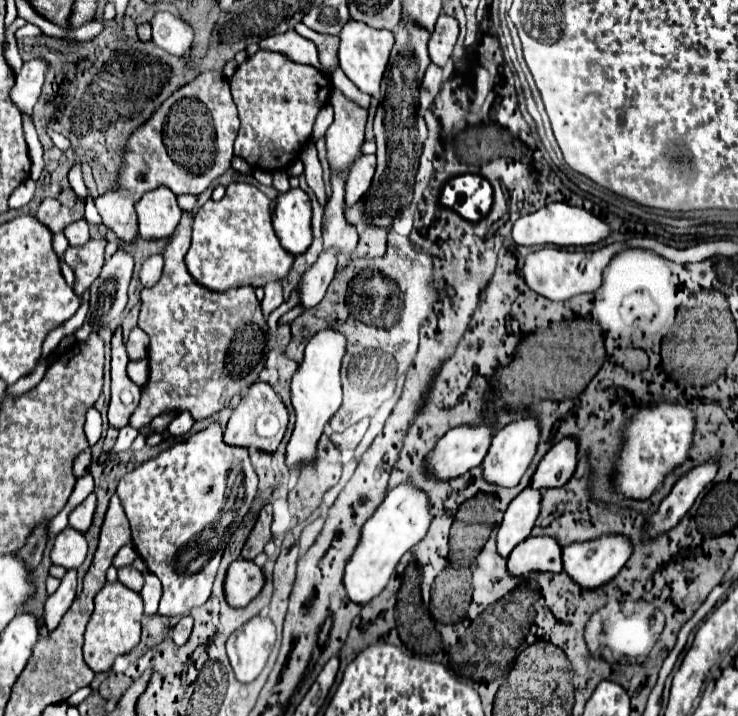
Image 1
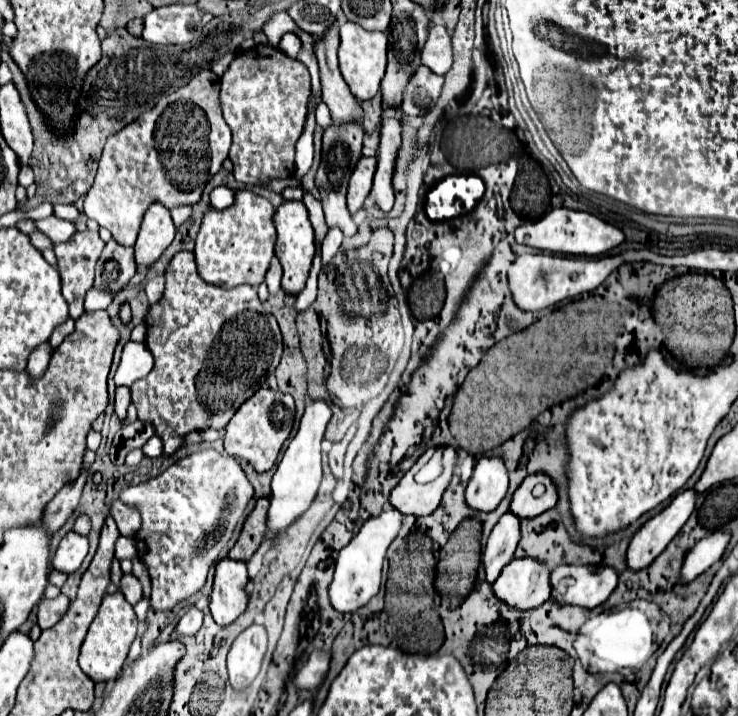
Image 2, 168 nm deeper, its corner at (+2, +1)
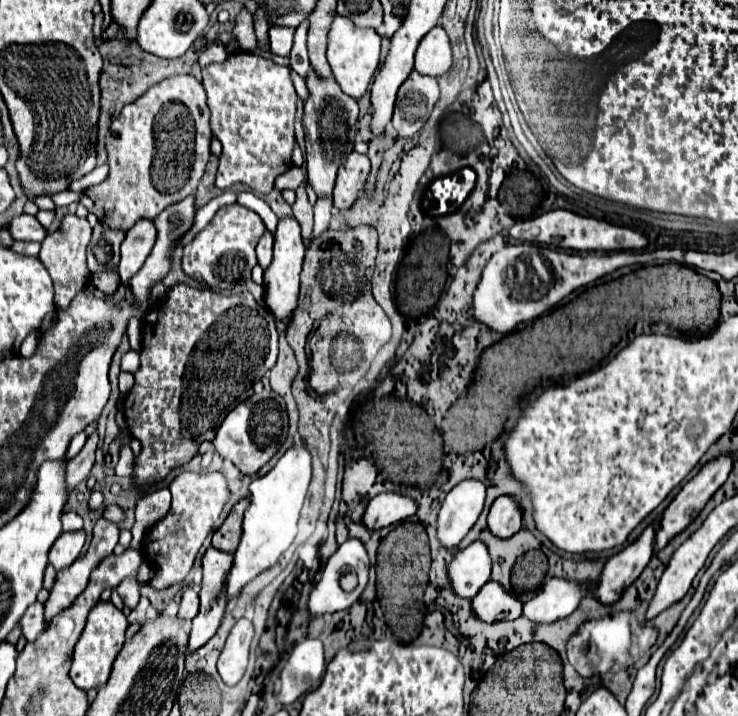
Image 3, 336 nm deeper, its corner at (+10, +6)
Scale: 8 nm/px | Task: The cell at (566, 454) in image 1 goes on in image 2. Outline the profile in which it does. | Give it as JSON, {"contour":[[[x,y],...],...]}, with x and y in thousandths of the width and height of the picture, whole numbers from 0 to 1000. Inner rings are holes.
{"contour":[[[714,663],[706,680],[698,686],[690,714],[711,722],[733,719],[755,703],[755,680],[744,663]]]}

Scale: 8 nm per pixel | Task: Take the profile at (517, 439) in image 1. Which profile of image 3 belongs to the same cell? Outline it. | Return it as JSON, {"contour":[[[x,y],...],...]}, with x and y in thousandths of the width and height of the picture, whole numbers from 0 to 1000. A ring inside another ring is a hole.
{"contour":[[[649,670],[622,673],[600,698],[592,718],[592,754],[600,765],[619,765],[646,729],[657,701],[657,676]]]}

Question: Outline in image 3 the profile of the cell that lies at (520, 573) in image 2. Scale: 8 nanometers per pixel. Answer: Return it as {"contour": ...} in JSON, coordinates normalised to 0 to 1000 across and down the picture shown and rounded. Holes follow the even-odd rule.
{"contour":[[[660,813],[638,838],[638,852],[652,869],[679,869],[701,866],[709,844],[698,827],[682,824],[673,813]]]}

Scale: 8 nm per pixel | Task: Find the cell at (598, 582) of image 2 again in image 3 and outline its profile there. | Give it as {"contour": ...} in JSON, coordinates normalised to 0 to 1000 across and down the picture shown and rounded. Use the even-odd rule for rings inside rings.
{"contour":[[[744,807],[736,813],[736,821],[709,844],[709,860],[722,872],[747,872],[763,866],[801,824],[804,816],[790,818],[763,807]]]}

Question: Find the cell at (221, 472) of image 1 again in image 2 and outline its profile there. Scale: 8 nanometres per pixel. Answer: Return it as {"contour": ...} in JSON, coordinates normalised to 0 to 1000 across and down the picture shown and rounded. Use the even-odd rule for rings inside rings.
{"contour":[[[291,627],[264,630],[237,644],[229,655],[224,655],[224,661],[191,672],[186,677],[178,675],[164,683],[161,697],[169,705],[186,711],[191,719],[191,736],[183,744],[183,764],[188,781],[196,786],[205,806],[205,817],[207,817],[205,845],[210,853],[232,853],[240,842],[251,839],[253,834],[275,823],[283,792],[297,784],[297,772],[313,753],[313,744],[324,722],[329,719],[335,703],[340,700],[340,694],[343,694],[343,680],[332,666],[324,644]]]}

